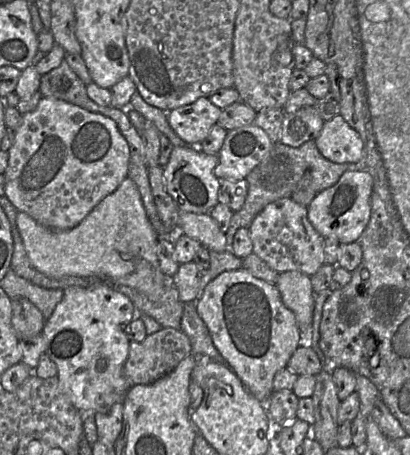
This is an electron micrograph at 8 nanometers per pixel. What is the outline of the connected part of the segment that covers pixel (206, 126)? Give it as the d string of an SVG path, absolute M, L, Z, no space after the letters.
M207 97L167 112L167 119L175 134L190 146L198 146L218 122L221 109Z

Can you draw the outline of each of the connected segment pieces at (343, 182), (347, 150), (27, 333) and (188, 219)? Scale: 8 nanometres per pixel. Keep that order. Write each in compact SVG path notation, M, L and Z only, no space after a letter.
M347 171L333 186L319 192L308 209L308 220L324 238L335 238L340 244L354 243L366 229L371 215L373 176L366 171Z
M339 114L324 122L316 146L323 157L338 164L355 164L363 156L363 141Z
M22 297L14 298L11 307L11 323L19 340L42 333L45 319L32 302Z
M179 211L178 228L181 233L197 240L209 251L222 252L228 248L225 233L209 213Z

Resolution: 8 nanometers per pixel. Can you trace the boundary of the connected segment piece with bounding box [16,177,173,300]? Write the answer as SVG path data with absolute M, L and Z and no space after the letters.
M126 177L109 195L103 198L75 227L68 230L50 229L39 224L29 214L17 212L16 224L29 261L39 272L49 277L97 277L112 285L134 288L150 300L159 300L173 283L160 269L157 256L158 234L150 223L135 182Z

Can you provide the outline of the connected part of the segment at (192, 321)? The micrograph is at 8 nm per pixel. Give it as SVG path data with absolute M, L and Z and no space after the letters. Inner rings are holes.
M195 303L184 304L181 318L181 330L188 337L191 344L192 355L196 357L196 360L198 357L207 357L234 372L230 364L215 347L206 324L197 313Z

